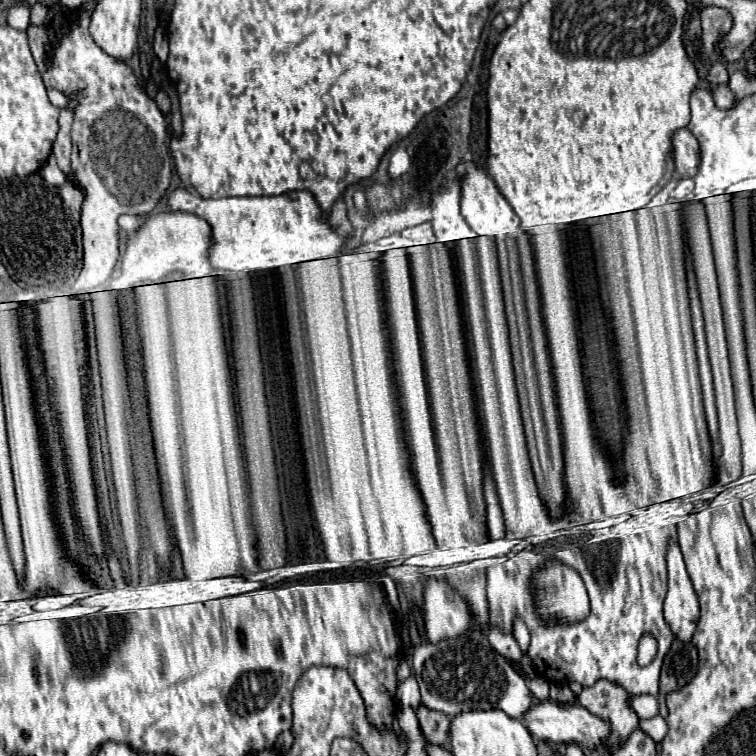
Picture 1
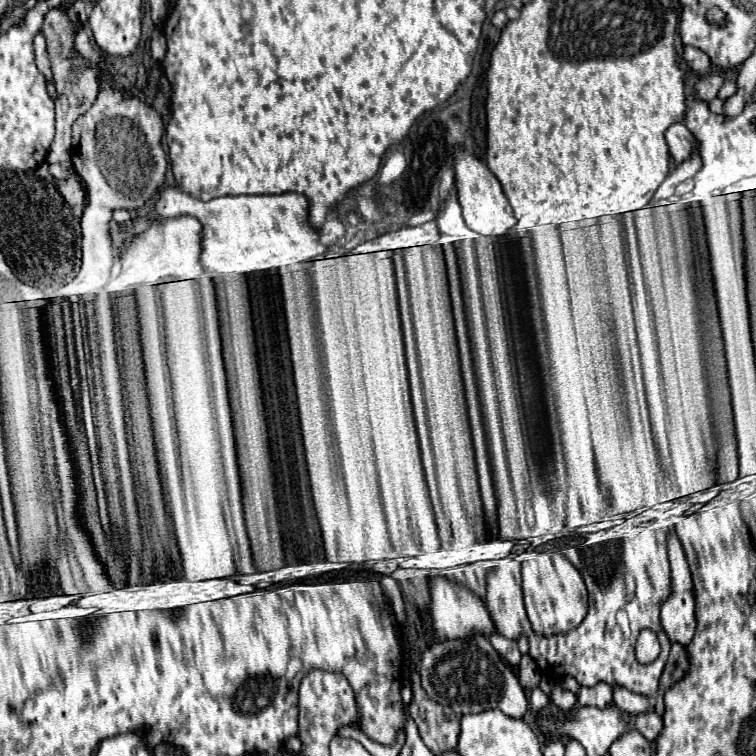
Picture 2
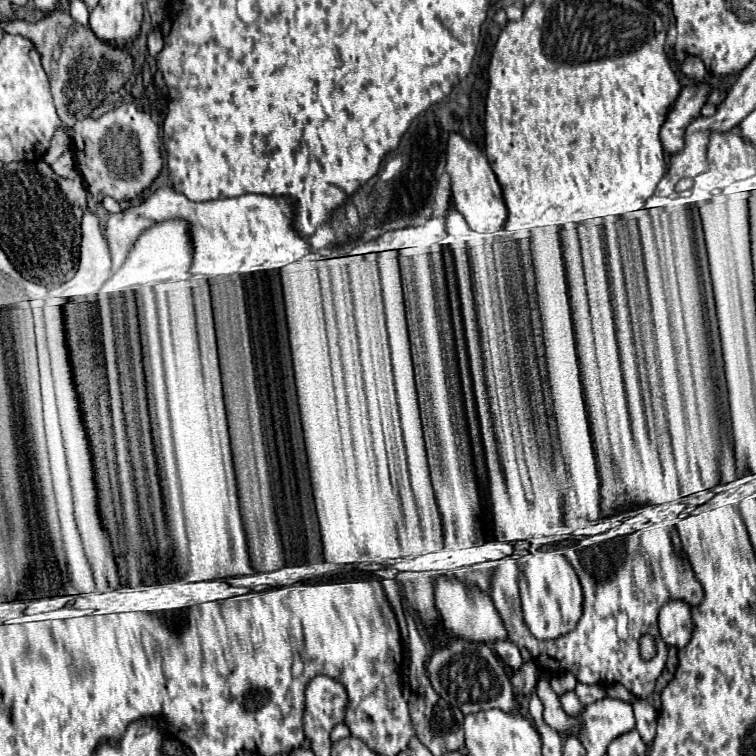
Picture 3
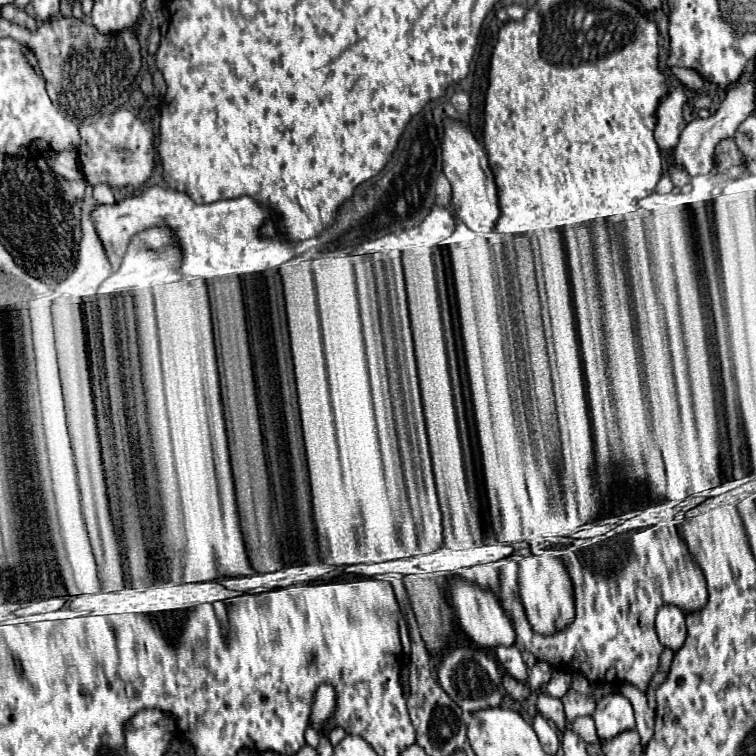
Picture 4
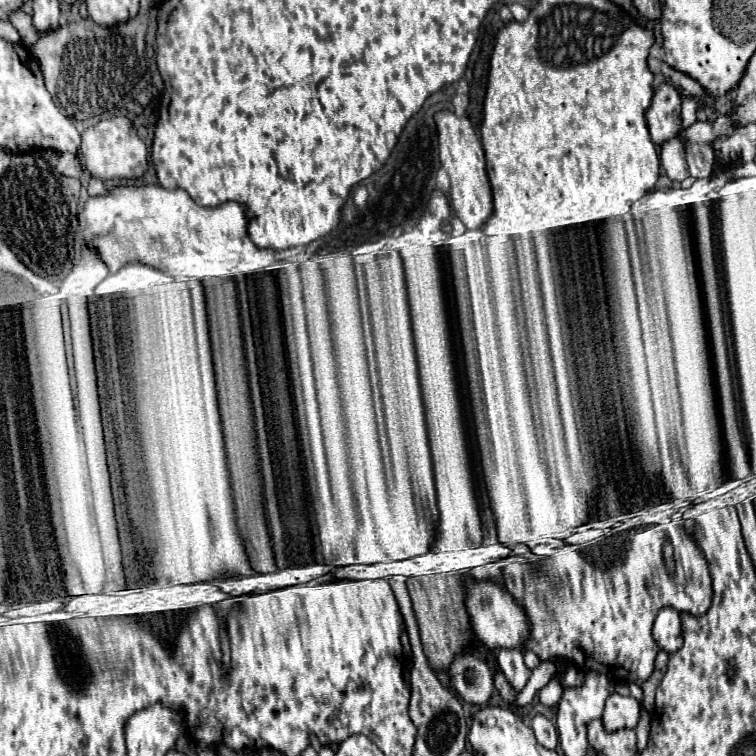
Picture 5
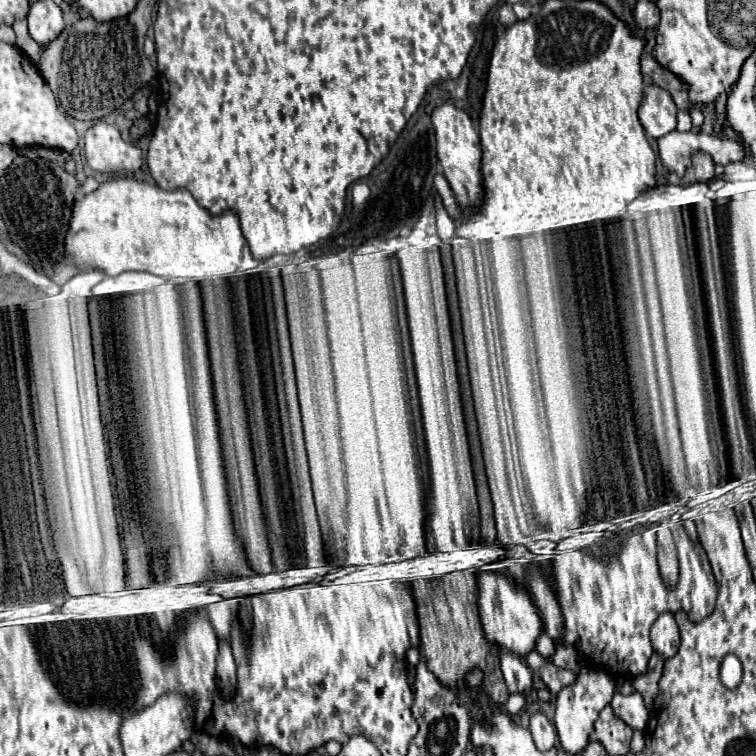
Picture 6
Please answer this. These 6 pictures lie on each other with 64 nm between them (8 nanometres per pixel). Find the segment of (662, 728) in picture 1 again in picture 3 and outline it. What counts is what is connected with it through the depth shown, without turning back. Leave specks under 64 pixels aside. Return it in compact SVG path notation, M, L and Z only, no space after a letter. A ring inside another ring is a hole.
M640 704L634 708L634 716L636 716L636 730L640 732L642 740L646 744L650 744L656 736L656 720L658 720L658 712L650 706L650 704Z

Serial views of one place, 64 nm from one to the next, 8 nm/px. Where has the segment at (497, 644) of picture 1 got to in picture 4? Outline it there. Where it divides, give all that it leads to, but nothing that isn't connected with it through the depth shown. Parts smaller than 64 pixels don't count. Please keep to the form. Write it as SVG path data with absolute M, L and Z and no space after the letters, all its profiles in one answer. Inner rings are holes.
M496 646L496 656L508 674L520 682L528 678L528 666L522 660L522 654L516 646Z

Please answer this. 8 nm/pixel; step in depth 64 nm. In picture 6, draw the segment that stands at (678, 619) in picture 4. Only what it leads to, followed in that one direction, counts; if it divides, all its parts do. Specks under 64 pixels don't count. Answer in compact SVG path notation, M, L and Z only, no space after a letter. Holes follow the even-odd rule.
M664 612L656 618L650 630L650 640L656 652L660 652L664 658L670 658L680 648L680 630L674 620L672 612Z

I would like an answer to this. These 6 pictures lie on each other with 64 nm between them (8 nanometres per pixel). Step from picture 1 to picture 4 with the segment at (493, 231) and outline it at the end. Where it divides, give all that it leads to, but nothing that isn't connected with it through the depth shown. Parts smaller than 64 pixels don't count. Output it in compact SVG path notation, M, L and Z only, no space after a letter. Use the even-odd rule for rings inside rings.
M446 120L442 160L444 160L444 174L452 184L452 204L454 204L456 218L460 218L474 232L494 230L496 222L500 220L500 204L498 204L498 190L496 190L494 174L488 166L484 148L476 142L472 132L464 124Z

